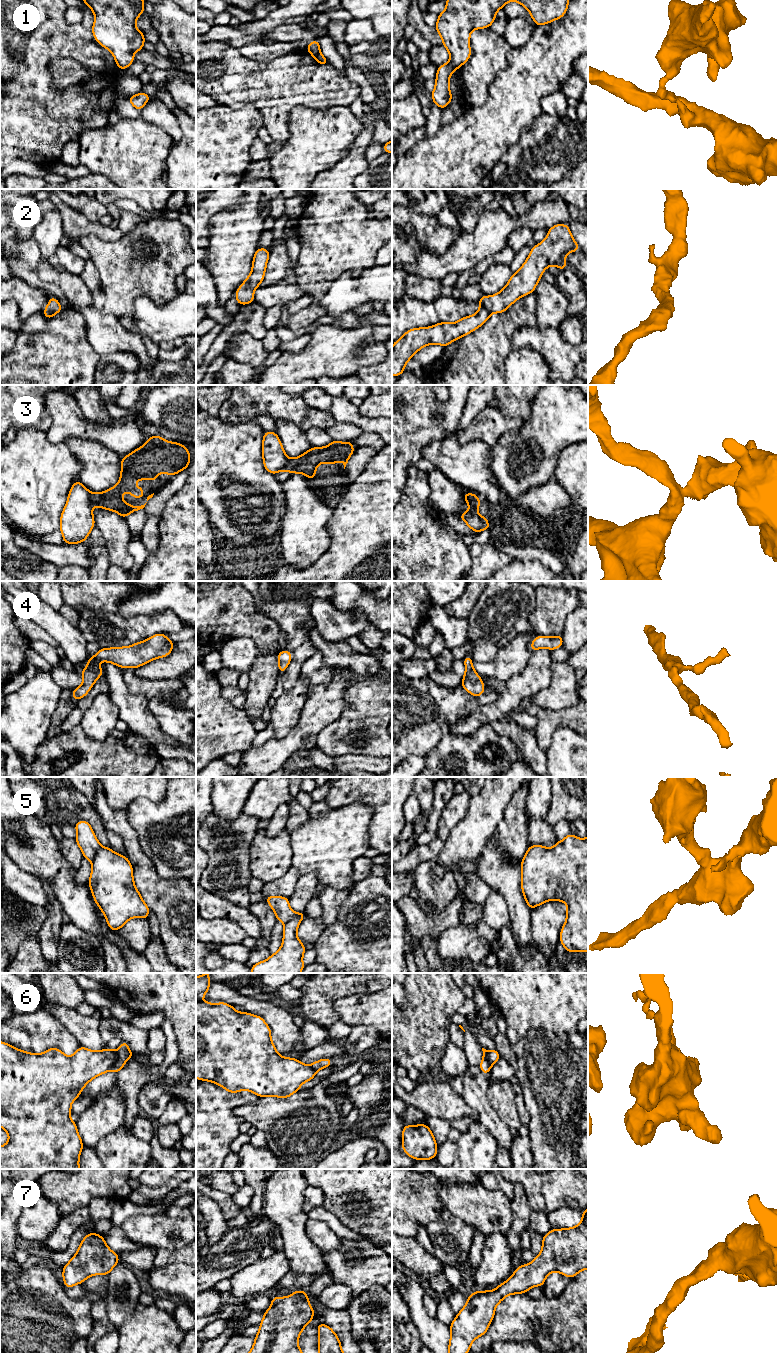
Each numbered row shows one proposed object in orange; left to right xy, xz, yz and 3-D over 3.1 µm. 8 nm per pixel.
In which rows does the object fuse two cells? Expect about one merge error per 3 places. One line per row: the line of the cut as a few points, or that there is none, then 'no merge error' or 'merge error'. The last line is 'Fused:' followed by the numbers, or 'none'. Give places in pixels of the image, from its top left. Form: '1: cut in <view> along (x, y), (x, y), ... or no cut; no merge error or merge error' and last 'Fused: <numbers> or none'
1: cut in yz along (449, 62), (455, 69); merge error
2: no cut; no merge error
3: cut in yz along (467, 493), (470, 503), (474, 507); merge error
4: no cut; no merge error
5: cut in xy along (100, 845), (91, 861); merge error
6: cut in xy along (116, 1052), (116, 1061), (108, 1069); merge error
7: no cut; no merge error
Fused: 1, 3, 5, 6

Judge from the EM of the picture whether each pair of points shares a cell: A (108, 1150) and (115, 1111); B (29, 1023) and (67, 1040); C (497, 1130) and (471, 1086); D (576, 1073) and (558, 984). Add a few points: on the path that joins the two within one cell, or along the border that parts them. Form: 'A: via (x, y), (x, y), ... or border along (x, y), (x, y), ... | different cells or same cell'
A: border along (123, 1124), (102, 1137), (94, 1148) | different cells
B: via (38, 1030), (50, 1030), (58, 1036) | same cell
C: via (490, 1119), (476, 1097) | same cell
D: border along (542, 1028), (549, 1029), (559, 1035), (565, 1035) | different cells

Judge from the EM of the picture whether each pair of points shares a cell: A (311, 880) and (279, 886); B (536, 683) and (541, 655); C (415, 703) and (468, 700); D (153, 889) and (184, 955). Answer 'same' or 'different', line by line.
A: different
B: same
C: same
D: same

